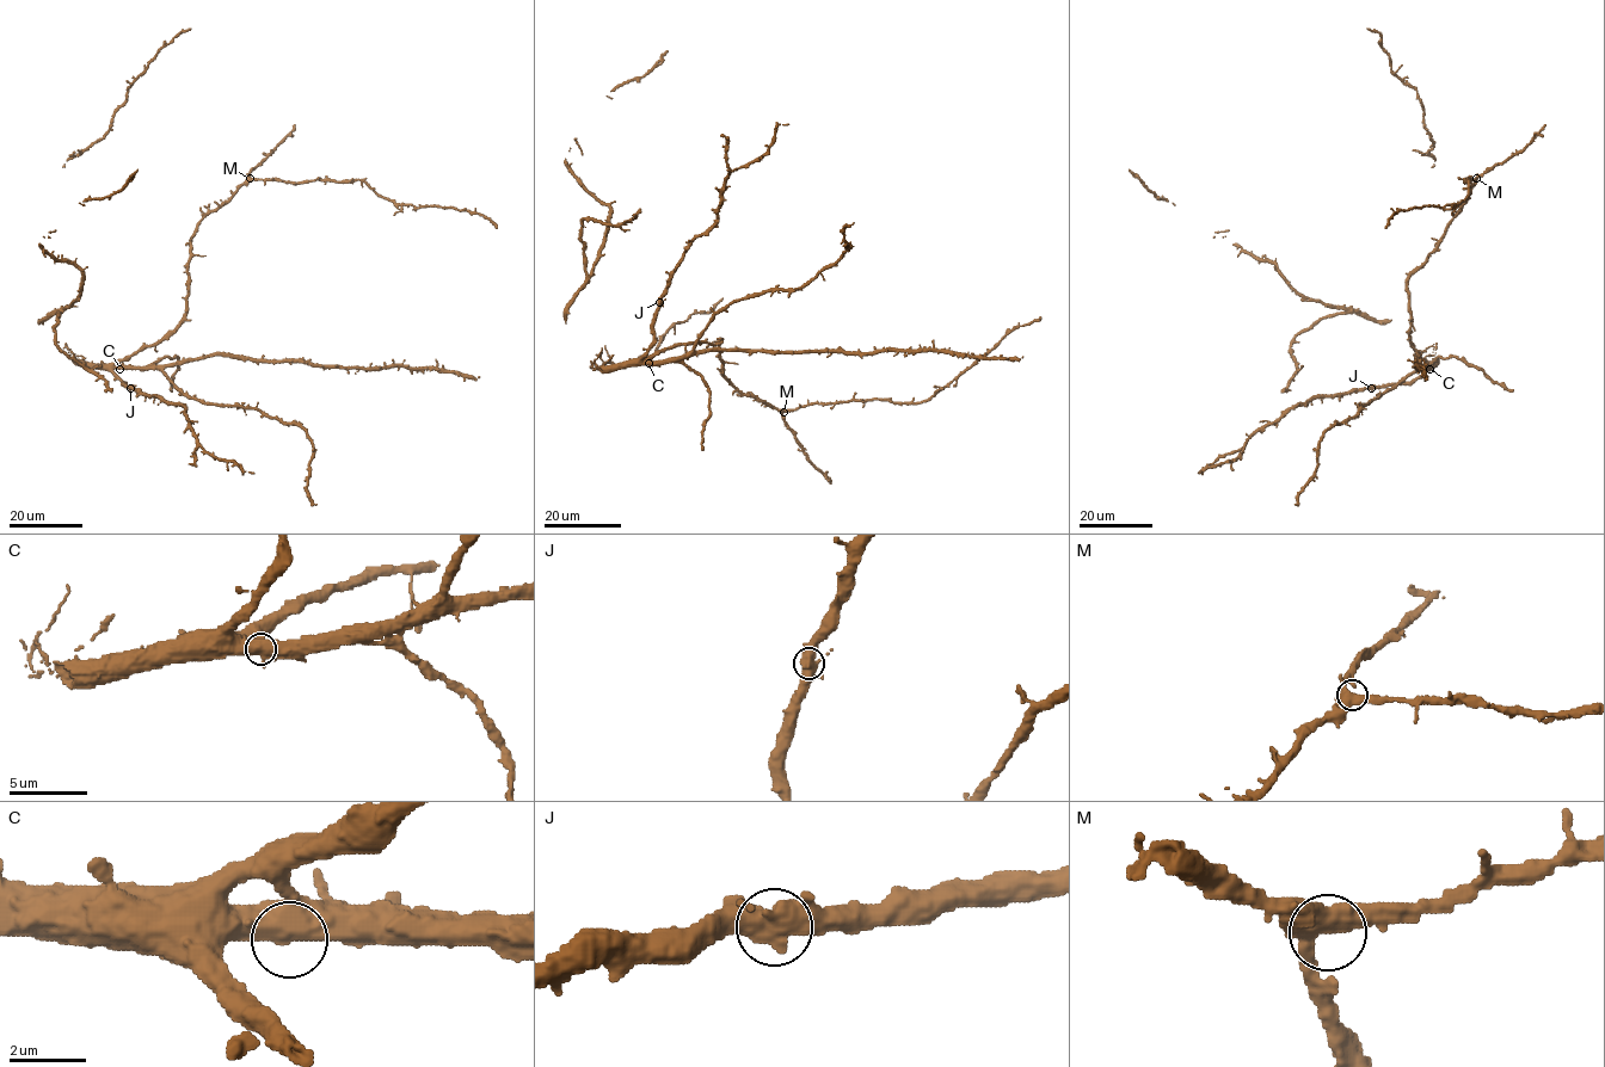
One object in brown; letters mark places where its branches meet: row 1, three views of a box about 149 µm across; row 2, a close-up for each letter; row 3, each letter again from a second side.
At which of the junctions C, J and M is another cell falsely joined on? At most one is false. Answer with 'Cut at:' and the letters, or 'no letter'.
Cut at: no letter

